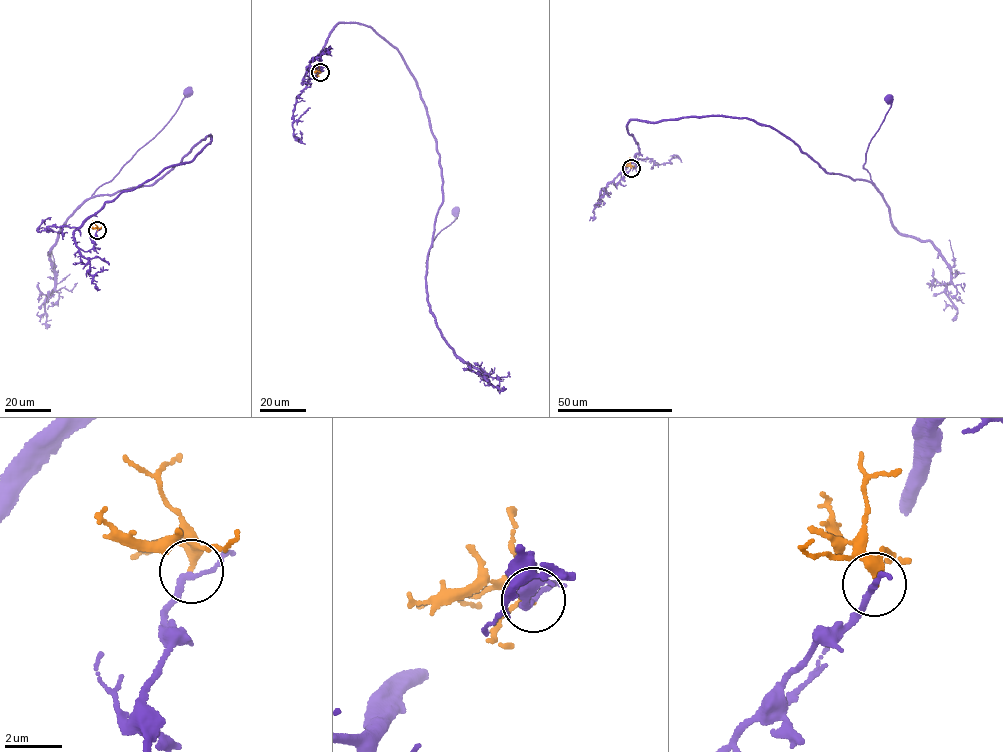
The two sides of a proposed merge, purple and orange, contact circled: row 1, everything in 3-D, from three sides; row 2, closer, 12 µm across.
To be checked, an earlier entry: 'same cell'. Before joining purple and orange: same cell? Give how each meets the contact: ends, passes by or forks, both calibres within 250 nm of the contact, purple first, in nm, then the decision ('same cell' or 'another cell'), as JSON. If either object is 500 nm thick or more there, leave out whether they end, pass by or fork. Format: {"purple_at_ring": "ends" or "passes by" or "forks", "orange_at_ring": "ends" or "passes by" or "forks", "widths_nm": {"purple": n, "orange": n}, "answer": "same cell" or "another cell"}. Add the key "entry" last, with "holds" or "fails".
{"purple_at_ring": "passes by", "orange_at_ring": "passes by", "widths_nm": {"purple": 180, "orange": 240}, "answer": "another cell", "entry": "fails"}

